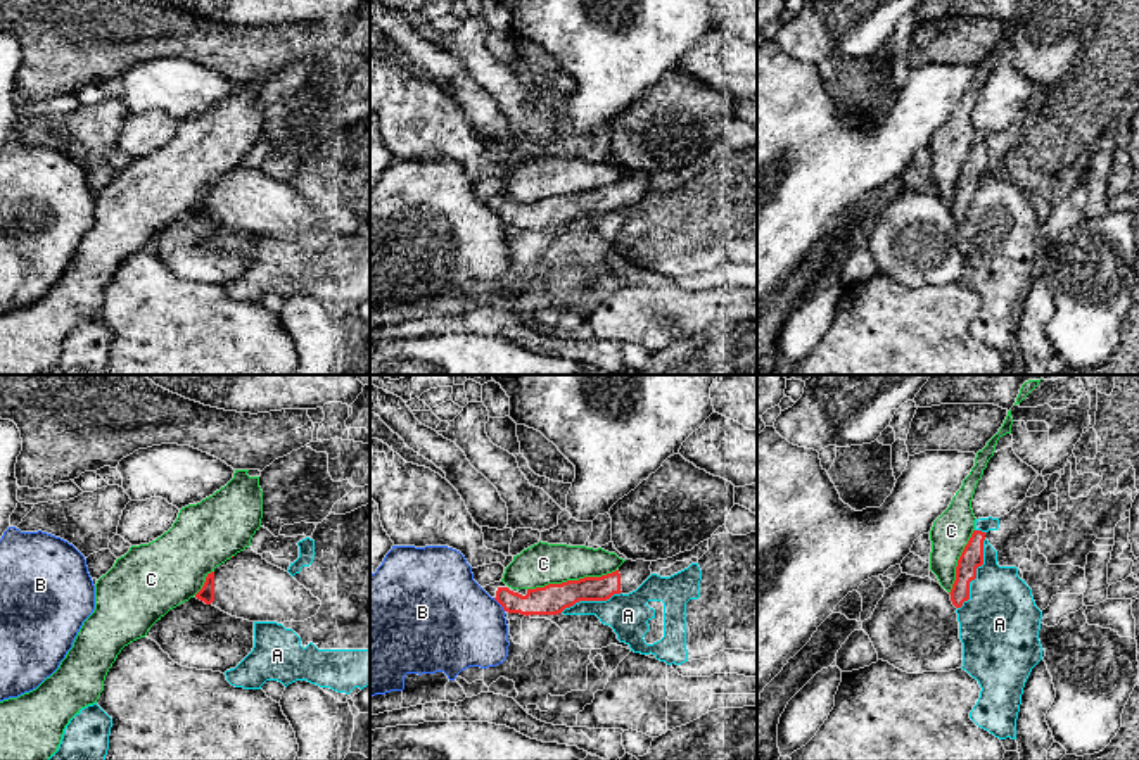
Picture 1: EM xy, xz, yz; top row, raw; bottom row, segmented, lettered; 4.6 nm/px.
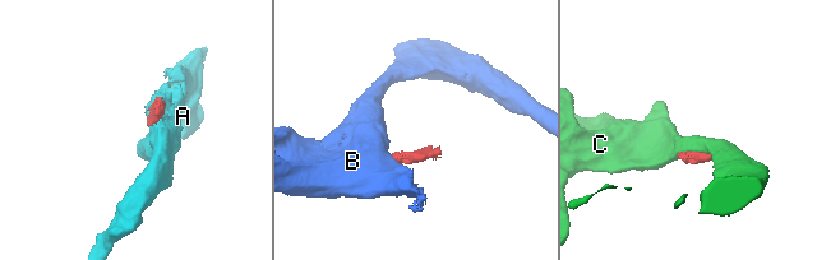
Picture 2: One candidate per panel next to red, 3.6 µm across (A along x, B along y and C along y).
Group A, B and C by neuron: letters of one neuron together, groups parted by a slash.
A / B / C

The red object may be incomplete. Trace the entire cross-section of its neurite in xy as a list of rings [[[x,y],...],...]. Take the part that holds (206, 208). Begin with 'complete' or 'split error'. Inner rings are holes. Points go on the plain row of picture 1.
split error; [[[251,159],[207,187],[195,211],[249,235],[304,235],[321,219],[311,204]]]

